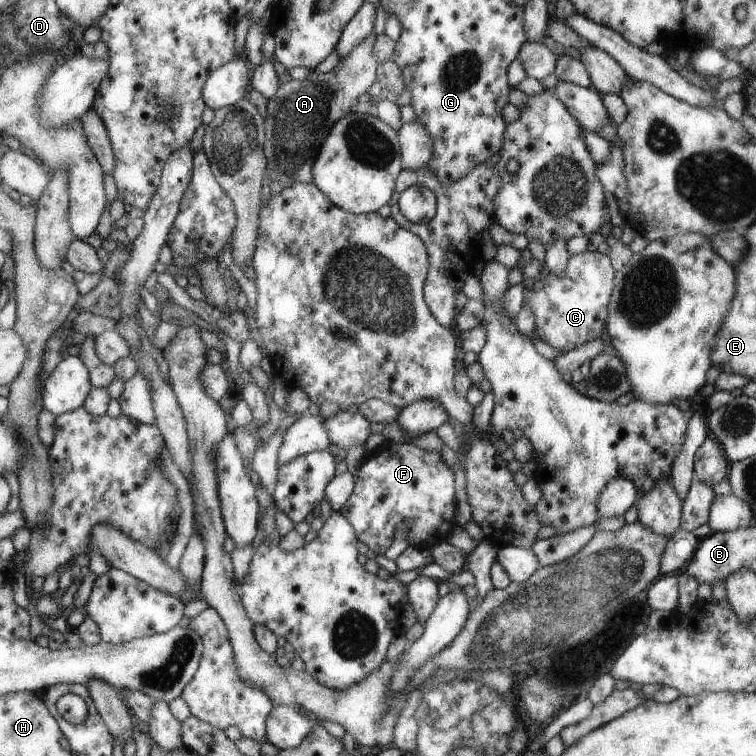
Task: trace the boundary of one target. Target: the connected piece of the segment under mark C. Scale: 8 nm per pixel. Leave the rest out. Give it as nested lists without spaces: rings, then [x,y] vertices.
[[[593,251],[568,255],[565,268],[560,273],[549,272],[536,280],[531,288],[522,290],[522,306],[528,307],[534,318],[534,328],[531,331],[533,336],[536,335],[545,344],[563,353],[603,337],[607,327],[606,308],[611,298],[613,279],[613,268],[607,255]]]

